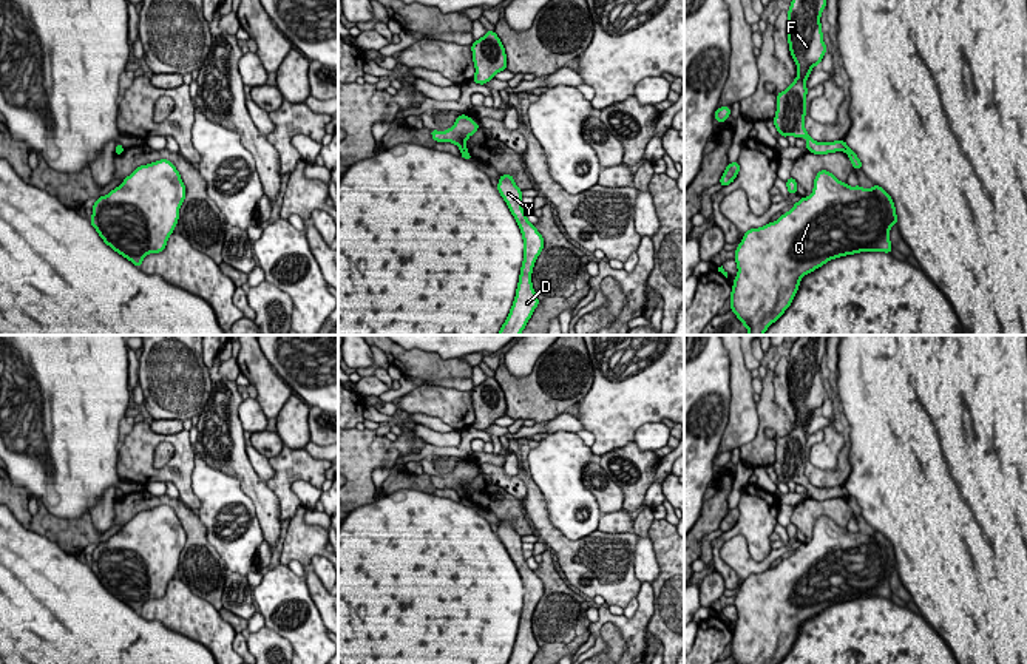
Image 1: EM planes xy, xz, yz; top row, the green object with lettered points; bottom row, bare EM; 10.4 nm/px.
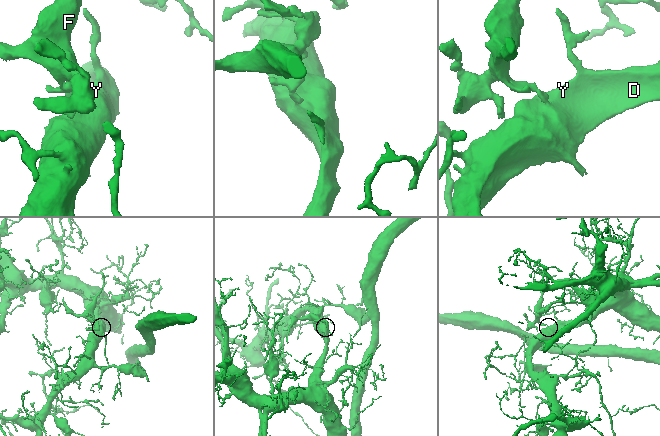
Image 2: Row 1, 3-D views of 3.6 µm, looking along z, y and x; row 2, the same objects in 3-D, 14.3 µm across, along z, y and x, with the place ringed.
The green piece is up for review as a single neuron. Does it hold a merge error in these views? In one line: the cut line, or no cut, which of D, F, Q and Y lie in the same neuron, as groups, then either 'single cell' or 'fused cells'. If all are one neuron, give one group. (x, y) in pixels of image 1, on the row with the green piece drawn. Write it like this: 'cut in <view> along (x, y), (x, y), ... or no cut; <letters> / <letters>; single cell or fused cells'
cut in yz along (848, 149), (845, 152); D Q Y / F; fused cells

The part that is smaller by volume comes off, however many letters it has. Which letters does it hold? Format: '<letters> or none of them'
F

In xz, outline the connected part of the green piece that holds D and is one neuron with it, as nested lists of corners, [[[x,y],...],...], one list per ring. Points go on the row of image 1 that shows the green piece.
[[[500,174],[497,190],[514,216],[524,239],[524,261],[516,296],[497,335],[520,335],[534,309],[539,306],[539,298],[531,283],[531,273],[544,249],[544,238],[534,224],[527,219],[527,213],[522,208],[522,190],[514,184],[513,174]]]

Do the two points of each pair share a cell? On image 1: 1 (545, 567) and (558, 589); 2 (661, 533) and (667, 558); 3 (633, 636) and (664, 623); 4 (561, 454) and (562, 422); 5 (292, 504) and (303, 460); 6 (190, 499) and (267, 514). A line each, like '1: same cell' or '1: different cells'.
1: same cell
2: same cell
3: different cells
4: different cells
5: same cell
6: different cells

